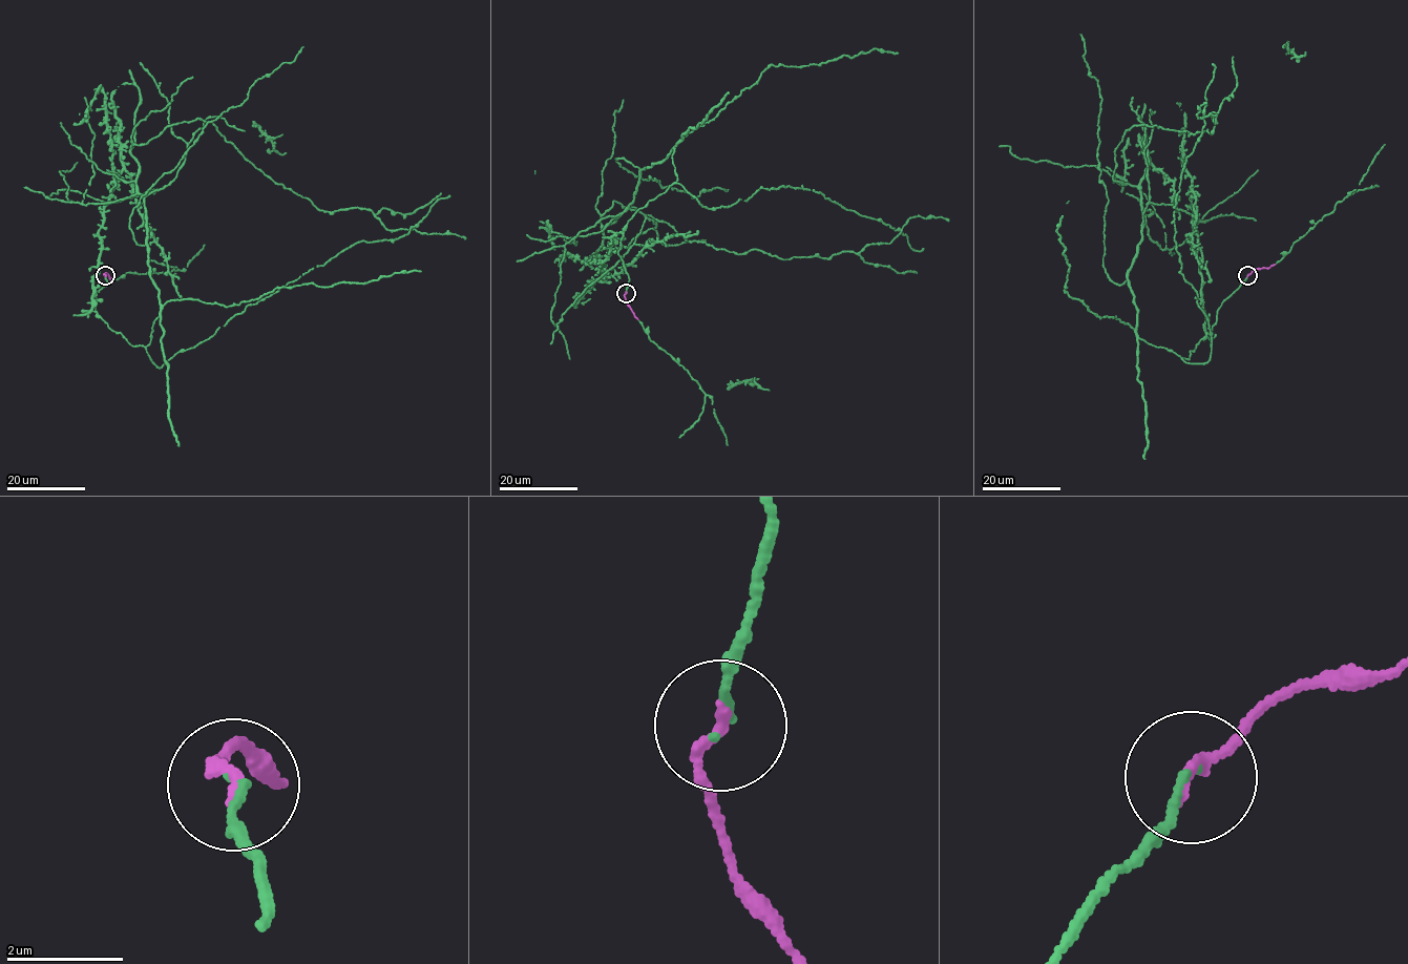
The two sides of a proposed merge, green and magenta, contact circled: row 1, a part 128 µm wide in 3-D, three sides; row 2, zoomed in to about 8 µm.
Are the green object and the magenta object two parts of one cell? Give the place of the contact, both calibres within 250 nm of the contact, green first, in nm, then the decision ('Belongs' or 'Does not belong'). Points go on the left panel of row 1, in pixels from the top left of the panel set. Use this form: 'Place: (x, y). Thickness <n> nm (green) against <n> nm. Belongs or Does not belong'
Place: (105, 275). Thickness 140 nm (green) against 200 nm. Belongs

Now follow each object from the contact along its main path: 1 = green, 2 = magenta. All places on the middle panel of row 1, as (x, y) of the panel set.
1: (626, 293), (625, 226), (677, 180), (672, 148), (602, 226), (618, 202), (784, 259), (901, 230), (813, 189)
2: (626, 293), (637, 319)

